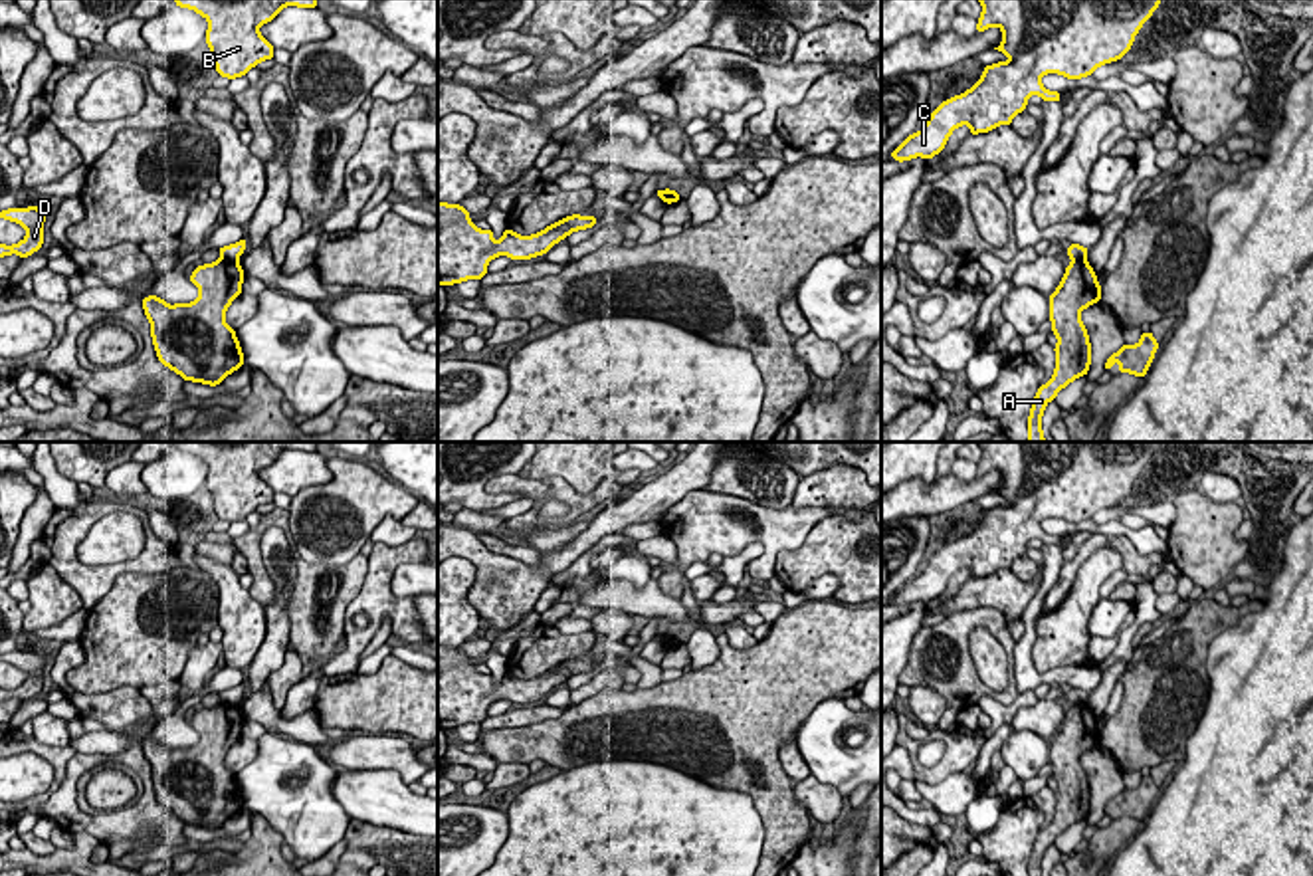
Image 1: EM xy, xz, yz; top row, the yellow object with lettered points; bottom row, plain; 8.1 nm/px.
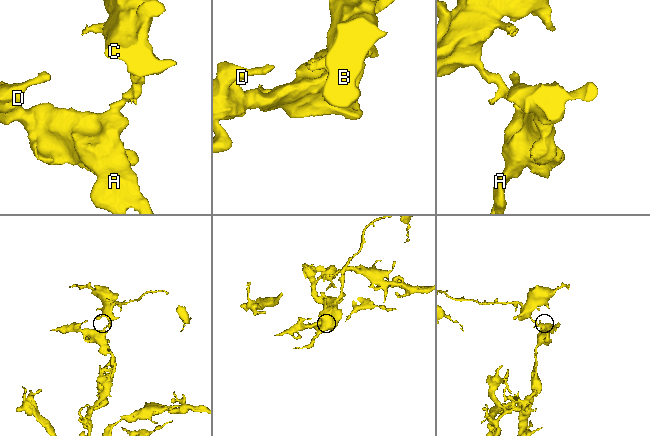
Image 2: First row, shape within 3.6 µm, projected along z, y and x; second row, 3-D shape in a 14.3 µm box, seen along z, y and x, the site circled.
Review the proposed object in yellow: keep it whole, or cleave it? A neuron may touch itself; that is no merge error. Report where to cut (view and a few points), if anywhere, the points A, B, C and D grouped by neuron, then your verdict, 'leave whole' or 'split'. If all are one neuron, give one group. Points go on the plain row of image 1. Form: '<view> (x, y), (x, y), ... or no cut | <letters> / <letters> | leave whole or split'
xy (222, 700), (236, 706) | A D / B C | split

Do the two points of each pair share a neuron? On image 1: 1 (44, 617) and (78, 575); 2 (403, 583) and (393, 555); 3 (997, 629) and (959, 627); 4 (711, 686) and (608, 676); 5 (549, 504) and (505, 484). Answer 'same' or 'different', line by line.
1: different
2: different
3: same
4: different
5: different

